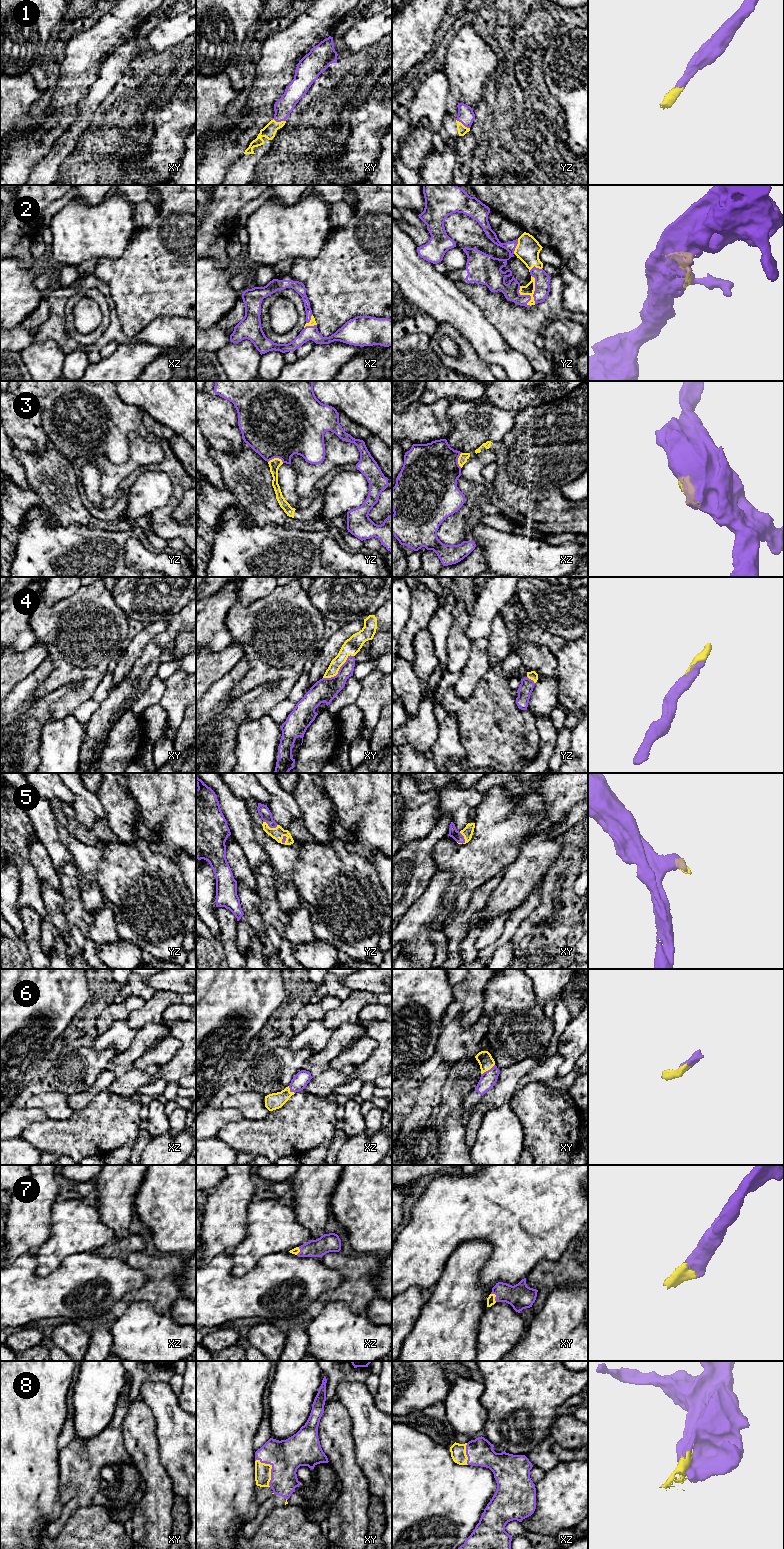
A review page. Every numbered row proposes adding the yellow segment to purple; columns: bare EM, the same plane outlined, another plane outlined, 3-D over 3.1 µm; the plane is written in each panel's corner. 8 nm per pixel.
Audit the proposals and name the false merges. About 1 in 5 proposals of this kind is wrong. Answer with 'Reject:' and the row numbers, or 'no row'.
Reject: 3

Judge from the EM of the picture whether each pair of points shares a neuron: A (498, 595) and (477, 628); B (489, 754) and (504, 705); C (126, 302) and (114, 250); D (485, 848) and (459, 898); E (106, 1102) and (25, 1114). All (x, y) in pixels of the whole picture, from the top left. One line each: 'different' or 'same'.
A: same
B: same
C: different
D: same
E: different

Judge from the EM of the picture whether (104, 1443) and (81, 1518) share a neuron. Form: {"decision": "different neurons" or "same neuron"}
{"decision": "different neurons"}

